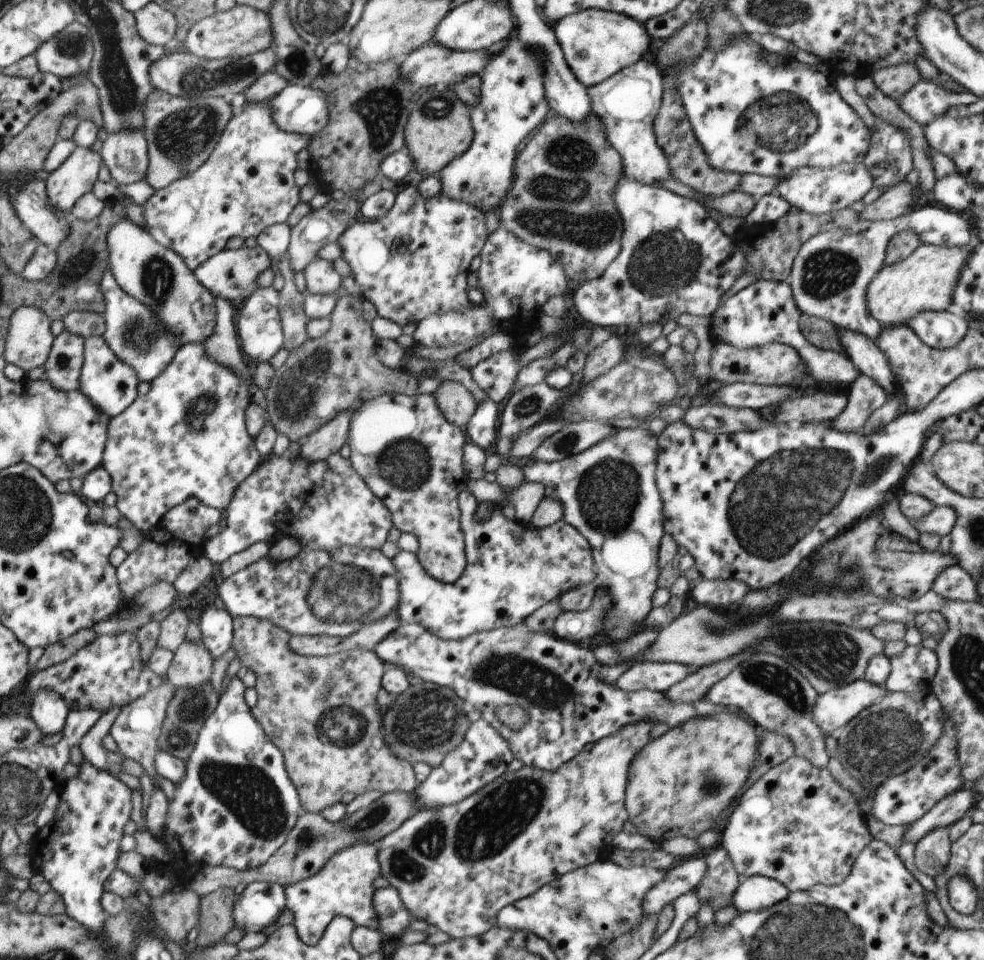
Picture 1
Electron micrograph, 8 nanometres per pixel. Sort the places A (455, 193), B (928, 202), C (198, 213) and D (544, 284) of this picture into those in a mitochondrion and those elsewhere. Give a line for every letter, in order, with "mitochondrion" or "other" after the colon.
A: other
B: other
C: other
D: other

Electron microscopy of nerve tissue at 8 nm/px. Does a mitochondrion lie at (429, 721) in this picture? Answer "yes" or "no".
yes

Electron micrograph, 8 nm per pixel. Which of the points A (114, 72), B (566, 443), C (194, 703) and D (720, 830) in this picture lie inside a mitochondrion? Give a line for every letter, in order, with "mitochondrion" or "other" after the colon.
A: mitochondrion
B: other
C: mitochondrion
D: other

